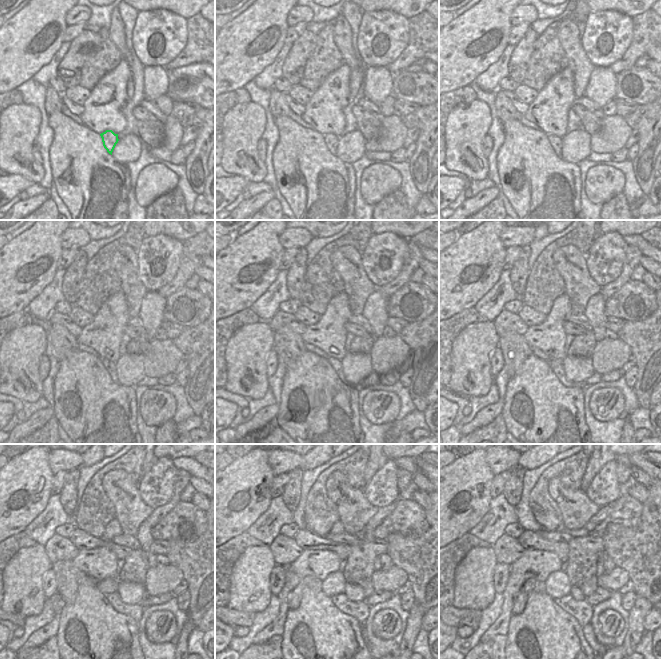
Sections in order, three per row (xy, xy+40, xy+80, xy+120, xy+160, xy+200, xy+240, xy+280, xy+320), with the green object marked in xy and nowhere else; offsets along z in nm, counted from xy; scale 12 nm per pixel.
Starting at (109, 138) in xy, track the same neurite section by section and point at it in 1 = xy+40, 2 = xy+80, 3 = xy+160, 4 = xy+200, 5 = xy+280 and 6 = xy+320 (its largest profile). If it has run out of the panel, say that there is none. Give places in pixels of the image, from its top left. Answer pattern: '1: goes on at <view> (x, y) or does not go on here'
1: goes on at xy+40 (332, 141)
2: goes on at xy+80 (556, 142)
3: goes on at xy+160 (335, 364)
4: goes on at xy+200 (557, 366)
5: goes on at xy+280 (359, 610)
6: goes on at xy+320 (581, 610)

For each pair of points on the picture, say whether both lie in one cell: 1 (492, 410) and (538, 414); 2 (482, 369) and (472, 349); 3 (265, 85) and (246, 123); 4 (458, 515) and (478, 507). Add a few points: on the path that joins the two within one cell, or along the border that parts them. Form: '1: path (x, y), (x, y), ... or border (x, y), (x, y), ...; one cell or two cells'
1: border (503, 398), (503, 409), (500, 413); two cells
2: path (477, 364), (472, 359), (472, 354); one cell
3: border (250, 101), (258, 103), (264, 110), (265, 124); two cells
4: path (463, 513), (470, 507), (473, 507); one cell

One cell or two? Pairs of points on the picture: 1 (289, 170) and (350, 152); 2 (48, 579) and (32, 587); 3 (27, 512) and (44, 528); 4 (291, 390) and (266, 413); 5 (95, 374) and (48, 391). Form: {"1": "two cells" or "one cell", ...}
{"1": "two cells", "2": "two cells", "3": "two cells", "4": "two cells", "5": "two cells"}

